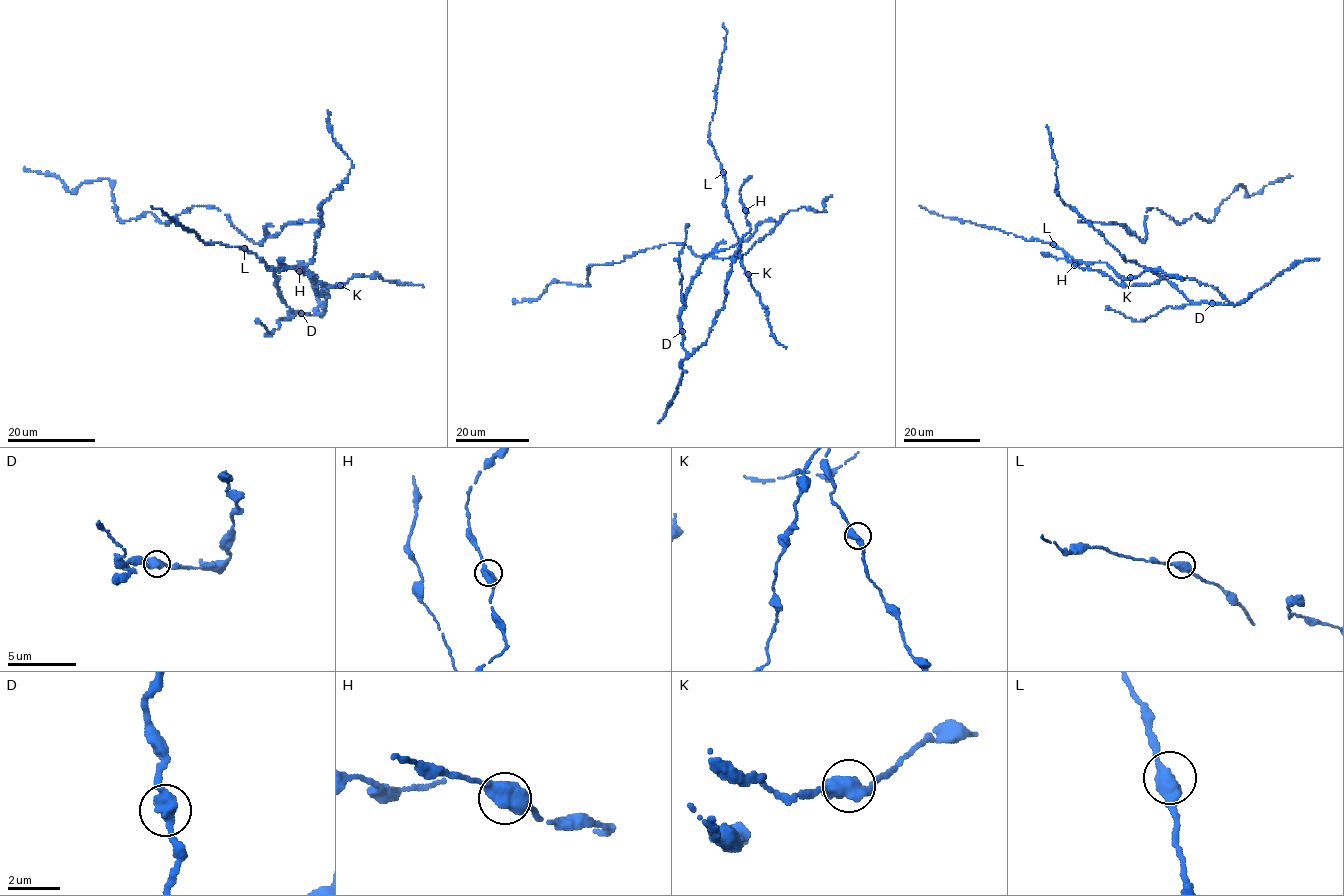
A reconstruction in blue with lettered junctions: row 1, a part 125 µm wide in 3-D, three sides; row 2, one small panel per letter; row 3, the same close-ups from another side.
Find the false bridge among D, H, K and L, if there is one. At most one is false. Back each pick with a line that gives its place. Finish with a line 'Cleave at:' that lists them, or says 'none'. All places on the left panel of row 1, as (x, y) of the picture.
Cleave at: none

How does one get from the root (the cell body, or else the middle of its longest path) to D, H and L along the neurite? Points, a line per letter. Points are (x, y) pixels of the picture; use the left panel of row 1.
D: (274, 275), (290, 314), (302, 313)
H: (274, 275), (291, 315), (324, 312), (322, 284), (328, 284), (318, 295), (311, 280), (317, 276), (299, 271)
L: (274, 275), (291, 315), (324, 312), (322, 284), (328, 284), (318, 295), (307, 270), (267, 268), (244, 248)

